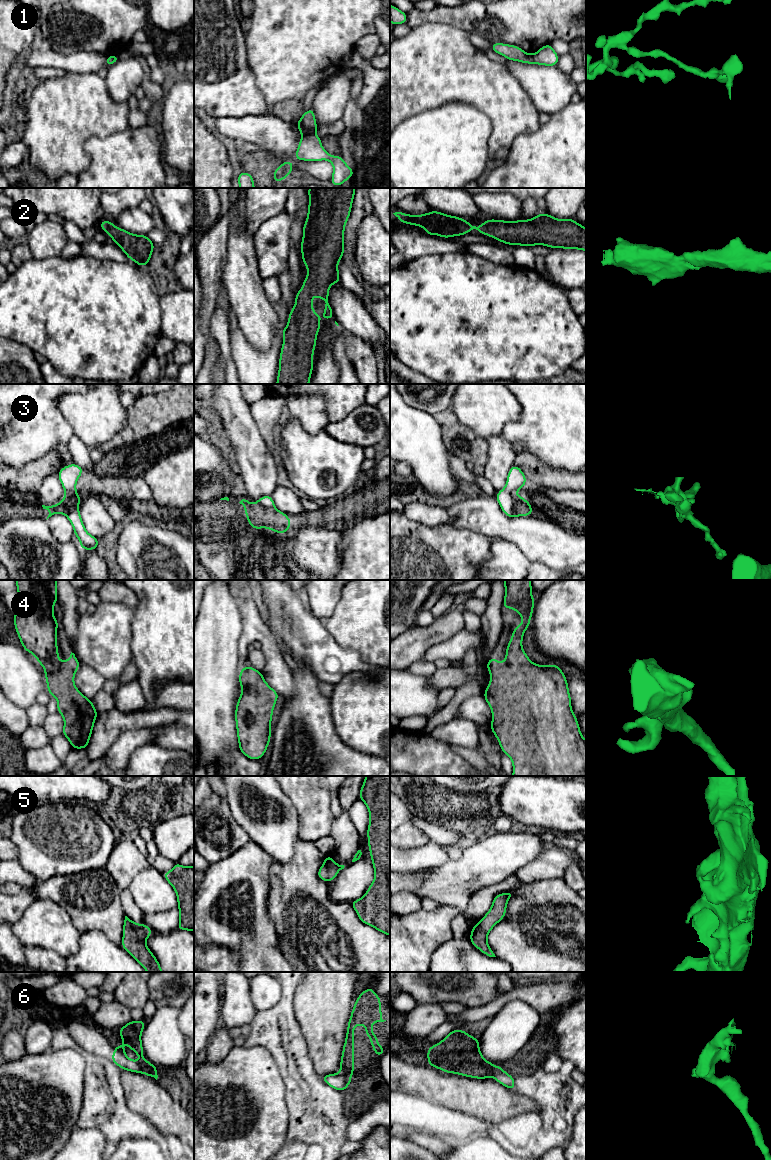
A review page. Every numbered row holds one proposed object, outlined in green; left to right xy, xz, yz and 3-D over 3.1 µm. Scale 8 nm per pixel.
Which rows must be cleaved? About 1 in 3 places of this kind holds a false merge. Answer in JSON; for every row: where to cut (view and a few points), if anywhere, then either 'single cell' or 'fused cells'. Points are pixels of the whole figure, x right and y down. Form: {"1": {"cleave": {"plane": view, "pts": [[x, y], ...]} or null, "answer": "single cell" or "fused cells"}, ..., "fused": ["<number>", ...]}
{"1": {"cleave": {"plane": "xz", "pts": [[314, 133], [302, 136]]}, "answer": "fused cells"}, "2": {"cleave": null, "answer": "single cell"}, "3": {"cleave": {"plane": "yz", "pts": [[516, 496], [513, 502], [514, 515]]}, "answer": "fused cells"}, "4": {"cleave": null, "answer": "single cell"}, "5": {"cleave": null, "answer": "single cell"}, "6": {"cleave": {"plane": "xy", "pts": [[142, 1060], [154, 1076]]}, "answer": "fused cells"}, "fused": ["1", "3", "6"]}

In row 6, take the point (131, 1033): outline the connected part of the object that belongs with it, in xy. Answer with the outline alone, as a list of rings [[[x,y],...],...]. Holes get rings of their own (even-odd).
[[[130,1021],[125,1026],[119,1029],[118,1033],[122,1037],[122,1043],[128,1044],[129,1047],[141,1058],[141,1060],[146,1064],[148,1069],[154,1075],[154,1078],[157,1080],[157,1069],[158,1067],[154,1066],[144,1058],[143,1047],[141,1042],[141,1033],[145,1027],[146,1021]]]

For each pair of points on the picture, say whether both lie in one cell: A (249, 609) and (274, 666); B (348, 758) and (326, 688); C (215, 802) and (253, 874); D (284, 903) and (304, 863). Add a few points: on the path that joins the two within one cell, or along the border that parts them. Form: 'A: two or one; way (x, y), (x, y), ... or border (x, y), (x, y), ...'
A: one; way (252, 623), (266, 638), (268, 652)
B: two; border (319, 681), (319, 691), (329, 698)
C: two; border (250, 839), (231, 854), (219, 860)
D: one; way (294, 893), (295, 885), (301, 873)

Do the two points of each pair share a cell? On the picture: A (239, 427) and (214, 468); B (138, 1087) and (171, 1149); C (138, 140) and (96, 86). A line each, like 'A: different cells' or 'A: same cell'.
A: different cells
B: same cell
C: different cells

